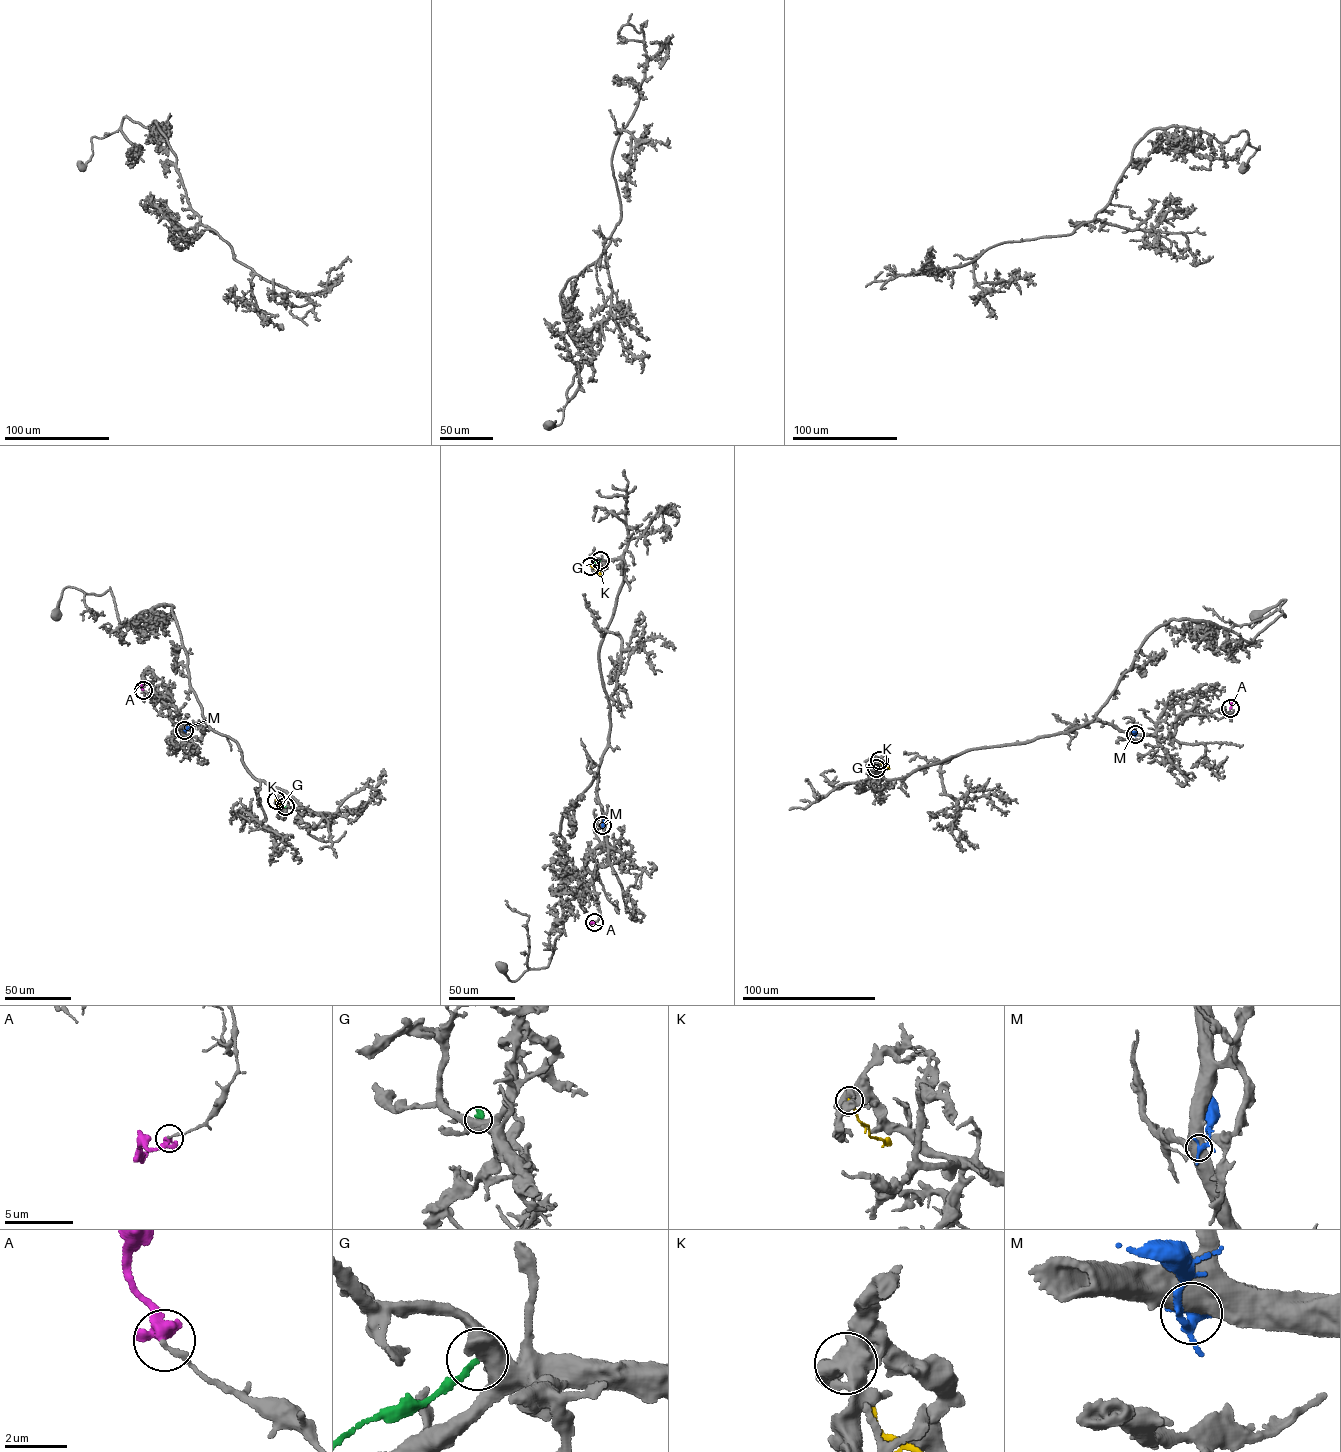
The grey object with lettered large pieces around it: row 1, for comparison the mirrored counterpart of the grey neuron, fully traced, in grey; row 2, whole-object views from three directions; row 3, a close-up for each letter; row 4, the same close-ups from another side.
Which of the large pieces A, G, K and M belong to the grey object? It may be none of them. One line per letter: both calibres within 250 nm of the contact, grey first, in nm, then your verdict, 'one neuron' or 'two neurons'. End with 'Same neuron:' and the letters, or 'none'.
A: calibres 200 and 480 nm; two neurons
G: calibres 440 and 160 nm; two neurons
K: calibres 700 and 160 nm; two neurons
M: calibres 750 and 240 nm; two neurons
Same neuron: none

